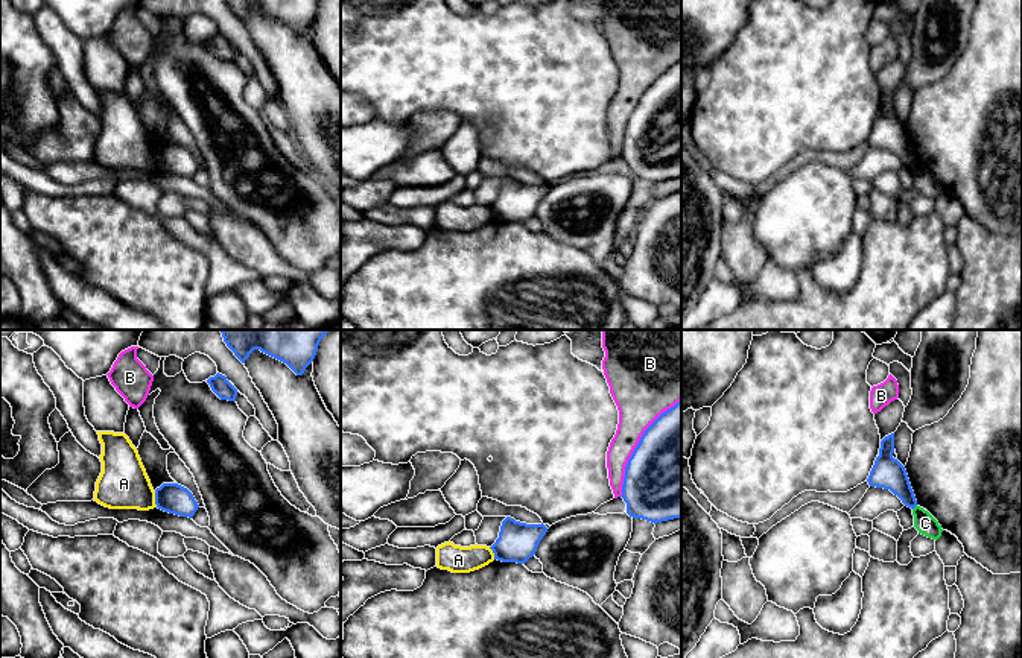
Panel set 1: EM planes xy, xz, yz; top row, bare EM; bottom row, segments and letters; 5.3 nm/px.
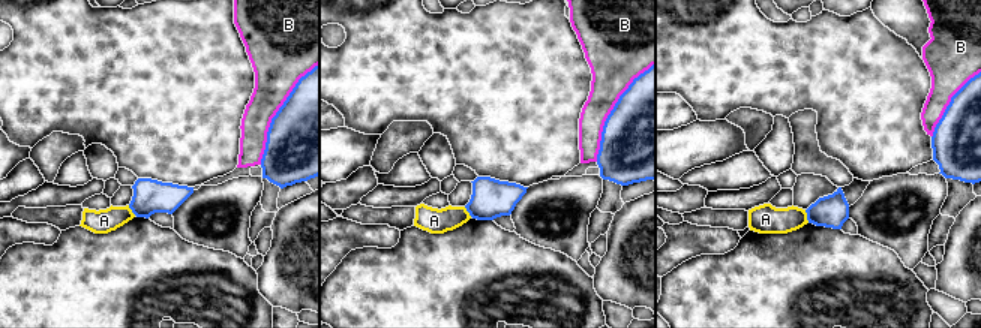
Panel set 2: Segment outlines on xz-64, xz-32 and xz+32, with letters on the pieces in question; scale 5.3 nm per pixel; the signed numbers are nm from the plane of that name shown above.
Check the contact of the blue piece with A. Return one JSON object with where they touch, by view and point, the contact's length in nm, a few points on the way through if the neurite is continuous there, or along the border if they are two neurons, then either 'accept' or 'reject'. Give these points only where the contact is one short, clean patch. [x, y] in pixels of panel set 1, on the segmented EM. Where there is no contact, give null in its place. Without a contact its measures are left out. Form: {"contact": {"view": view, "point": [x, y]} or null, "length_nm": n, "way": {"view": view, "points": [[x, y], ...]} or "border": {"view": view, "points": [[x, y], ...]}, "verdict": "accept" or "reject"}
{"contact": {"view": "xy", "point": [155, 499]}, "length_nm": 90, "border": {"view": "xy", "points": [[154, 491], [154, 503], [157, 506]]}, "verdict": "reject"}

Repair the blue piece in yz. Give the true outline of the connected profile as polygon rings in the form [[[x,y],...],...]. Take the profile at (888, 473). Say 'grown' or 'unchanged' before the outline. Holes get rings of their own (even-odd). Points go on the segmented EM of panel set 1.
unchanged; [[[894,433],[881,441],[879,456],[867,479],[870,486],[890,489],[902,503],[911,509],[917,506],[905,467],[893,457]]]

